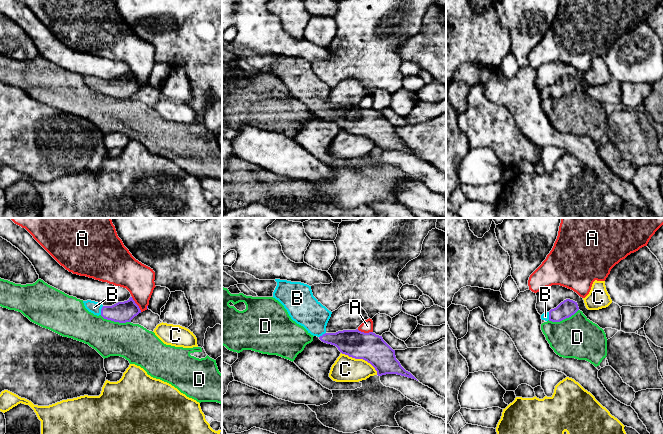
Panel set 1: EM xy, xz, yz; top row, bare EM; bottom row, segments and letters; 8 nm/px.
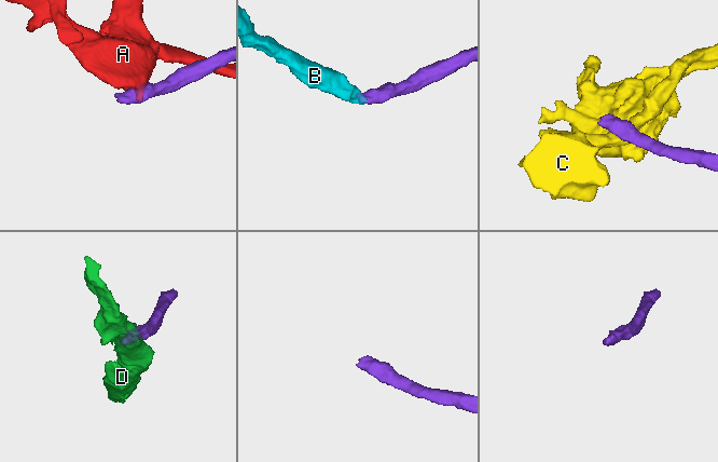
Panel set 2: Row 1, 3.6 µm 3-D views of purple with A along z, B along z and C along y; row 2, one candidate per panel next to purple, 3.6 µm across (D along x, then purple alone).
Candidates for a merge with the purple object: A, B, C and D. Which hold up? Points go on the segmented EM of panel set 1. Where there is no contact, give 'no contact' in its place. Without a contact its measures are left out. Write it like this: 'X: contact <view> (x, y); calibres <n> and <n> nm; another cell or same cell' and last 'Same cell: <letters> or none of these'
A: contact xz (365, 333); calibres 220 and 100 nm; another cell
B: contact xy (101, 310); calibres 170 and 100 nm; same cell
C: contact xz (361, 358); calibres 220 and 200 nm; another cell
D: contact xy (115, 321); calibres 170 and 300 nm; another cell
Same cell: B

